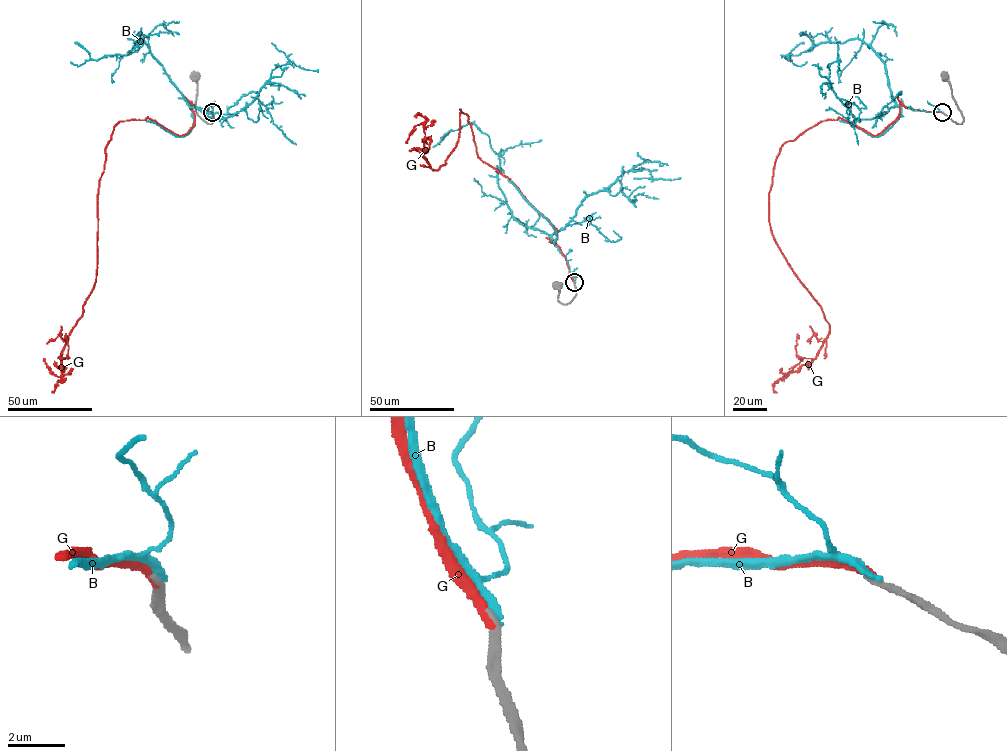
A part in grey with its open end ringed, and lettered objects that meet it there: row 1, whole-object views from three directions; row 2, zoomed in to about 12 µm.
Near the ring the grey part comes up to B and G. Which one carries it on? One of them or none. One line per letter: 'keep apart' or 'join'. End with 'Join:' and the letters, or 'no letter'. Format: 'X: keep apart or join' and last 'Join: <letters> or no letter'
B: keep apart
G: join
Join: G

